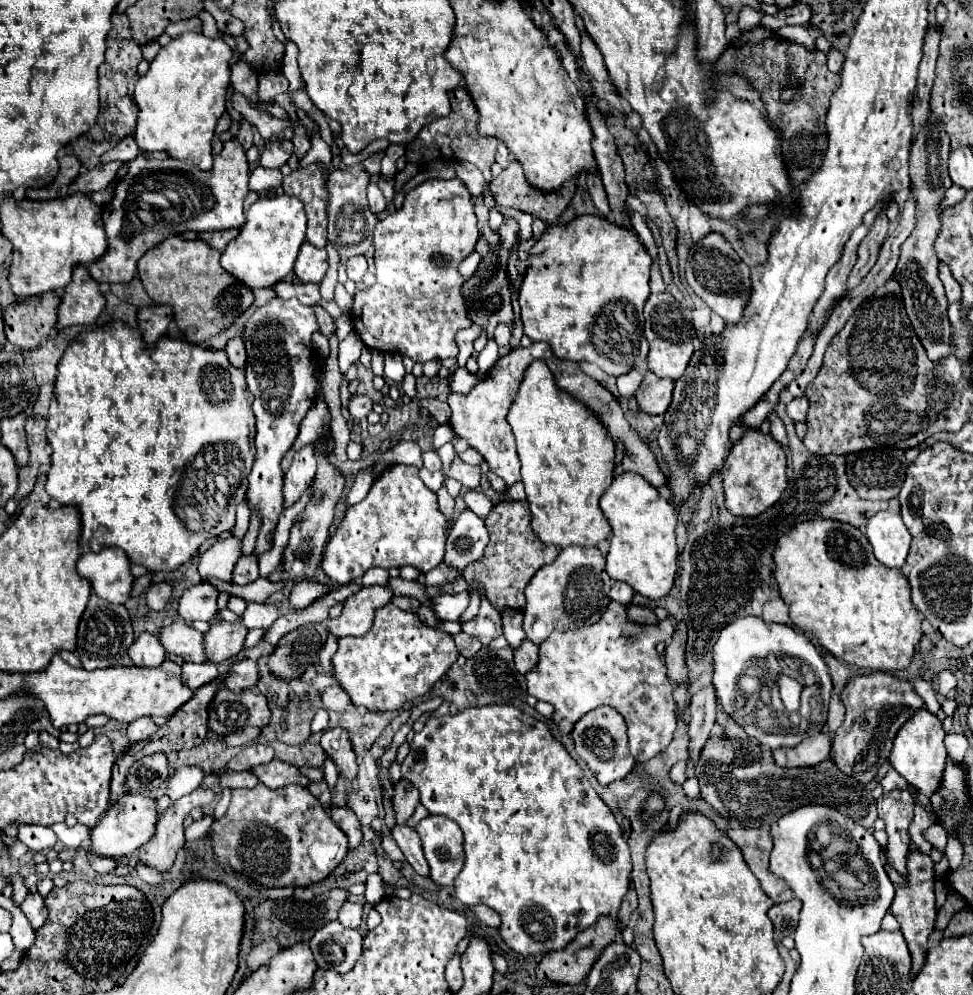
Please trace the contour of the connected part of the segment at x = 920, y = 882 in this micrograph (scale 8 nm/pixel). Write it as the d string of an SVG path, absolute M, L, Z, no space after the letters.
M909 852L907 870L909 870L907 888L897 888L895 900L891 904L891 914L901 924L901 932L907 940L907 946L909 946L909 952L913 958L913 968L911 968L911 978L913 978L919 974L919 970L925 964L927 938L929 938L931 930L935 928L937 908L935 908L935 894L933 894L933 862L931 862L931 858L921 854L921 852Z

